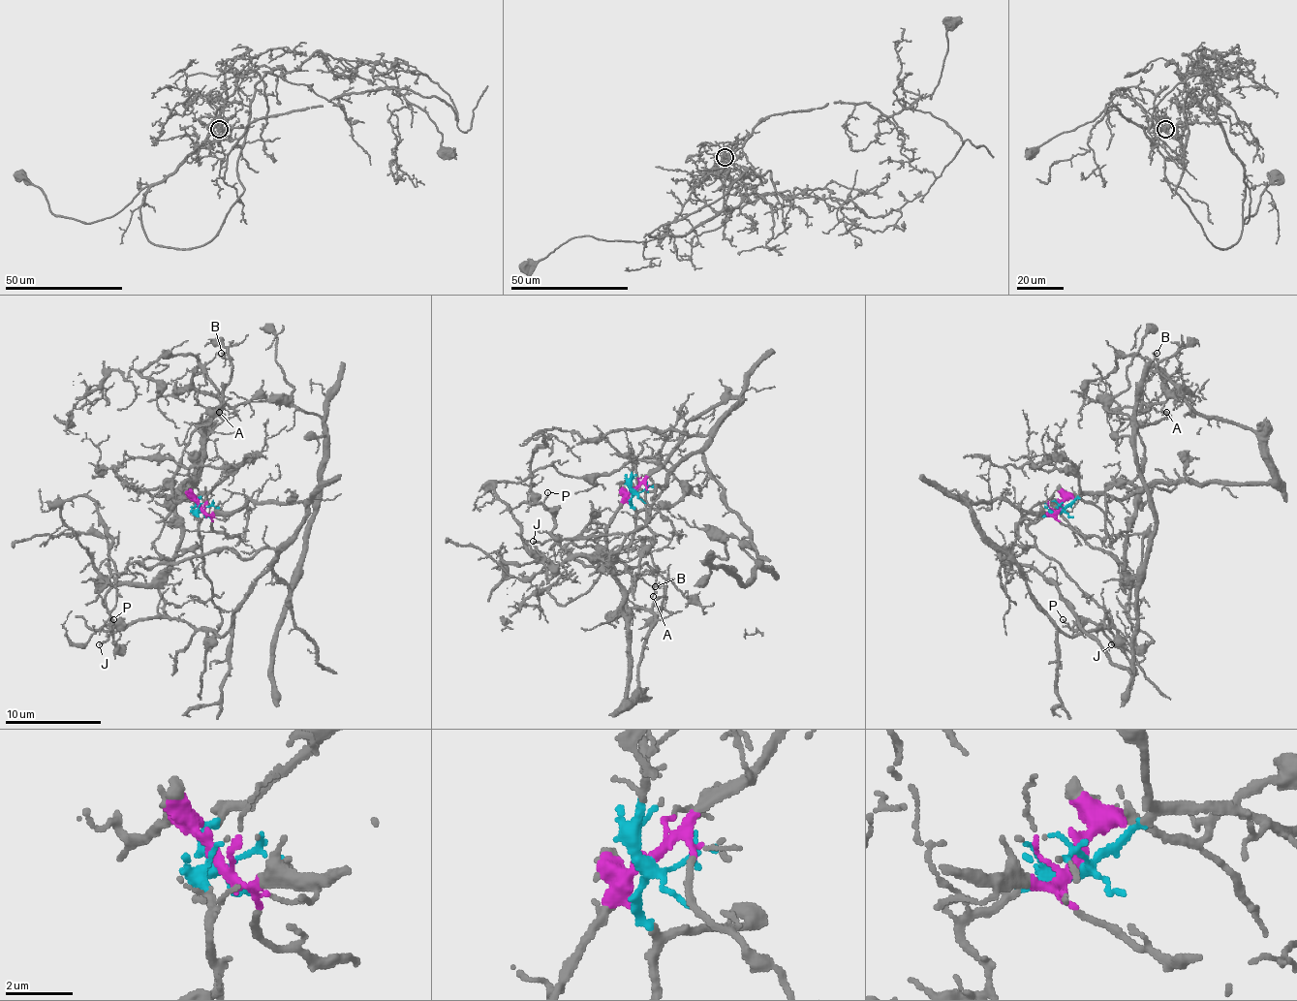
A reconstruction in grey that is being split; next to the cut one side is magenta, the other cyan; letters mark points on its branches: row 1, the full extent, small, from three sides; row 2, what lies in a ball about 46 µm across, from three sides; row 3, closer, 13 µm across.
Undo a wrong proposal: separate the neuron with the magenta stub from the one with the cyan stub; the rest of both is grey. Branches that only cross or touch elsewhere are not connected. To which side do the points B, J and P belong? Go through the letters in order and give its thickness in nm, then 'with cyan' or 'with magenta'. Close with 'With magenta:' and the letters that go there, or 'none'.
B: 90 nm | with cyan
J: 160 nm | with magenta
P: 120 nm | with magenta
With magenta: J, P

